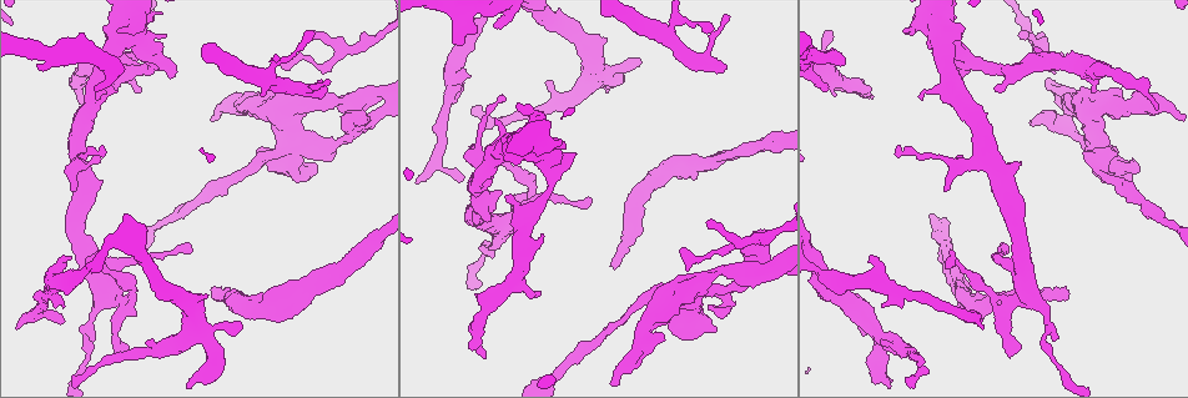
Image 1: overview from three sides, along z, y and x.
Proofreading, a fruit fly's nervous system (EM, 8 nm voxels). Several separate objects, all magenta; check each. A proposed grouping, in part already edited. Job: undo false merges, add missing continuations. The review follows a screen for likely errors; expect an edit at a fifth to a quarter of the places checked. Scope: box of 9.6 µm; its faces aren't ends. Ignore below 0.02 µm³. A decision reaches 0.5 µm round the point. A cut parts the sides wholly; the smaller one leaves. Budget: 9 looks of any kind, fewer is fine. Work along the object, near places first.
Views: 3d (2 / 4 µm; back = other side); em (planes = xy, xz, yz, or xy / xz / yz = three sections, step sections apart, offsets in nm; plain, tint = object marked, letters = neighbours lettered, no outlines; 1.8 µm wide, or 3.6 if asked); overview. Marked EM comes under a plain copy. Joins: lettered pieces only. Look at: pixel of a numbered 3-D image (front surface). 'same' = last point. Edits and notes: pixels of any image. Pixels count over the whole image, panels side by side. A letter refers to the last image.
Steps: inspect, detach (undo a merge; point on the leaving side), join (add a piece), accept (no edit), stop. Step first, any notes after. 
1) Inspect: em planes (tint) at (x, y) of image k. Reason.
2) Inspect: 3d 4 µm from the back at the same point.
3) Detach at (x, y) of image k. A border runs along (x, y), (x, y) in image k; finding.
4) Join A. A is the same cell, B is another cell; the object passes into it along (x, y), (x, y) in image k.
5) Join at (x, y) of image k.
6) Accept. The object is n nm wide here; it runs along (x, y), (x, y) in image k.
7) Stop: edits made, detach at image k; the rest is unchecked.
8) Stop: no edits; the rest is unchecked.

Inspect: em yz step 8 (letters) at (1017, 35) of image 1. Free end.

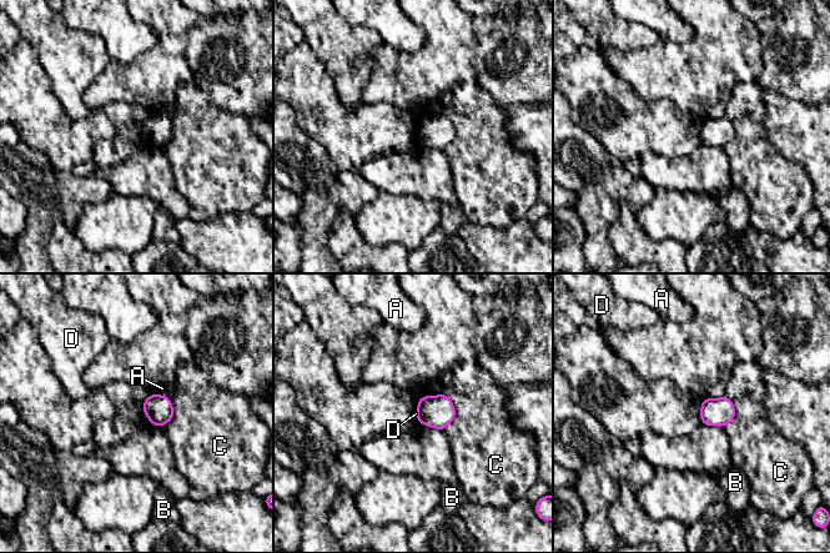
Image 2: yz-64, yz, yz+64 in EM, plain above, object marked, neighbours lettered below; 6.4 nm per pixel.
Accept. A, B, C and D are other cells; a border runs along (150, 393), (142, 411), (152, 425) in image 2; none of them fits.

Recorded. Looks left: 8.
Inspect: em planes (letters) at (871, 97) of image 1. Free end.

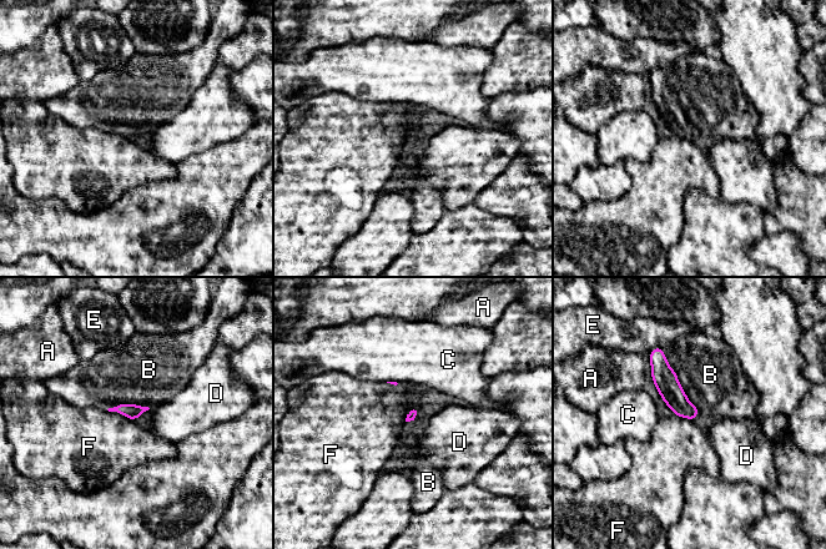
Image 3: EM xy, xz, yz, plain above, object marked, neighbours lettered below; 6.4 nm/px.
Join B. B is the same cell, A, C, D, E and F are other cells; the object passes into it along (665, 379), (684, 392), (710, 374) in image 3; it goes on there.

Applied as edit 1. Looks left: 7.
Inspect: overview.

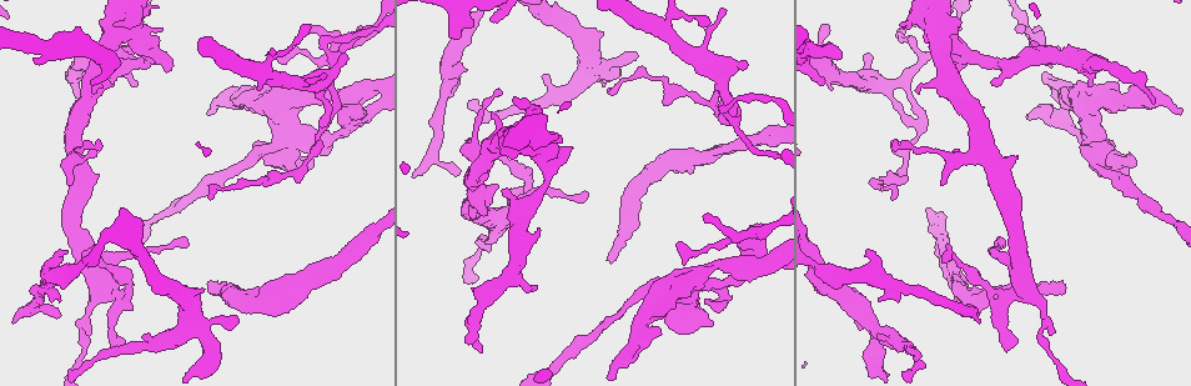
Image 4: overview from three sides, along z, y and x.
Inspect: em 3.6 µm xz step 16 (tint) at (1030, 118) of image 4. An open end.

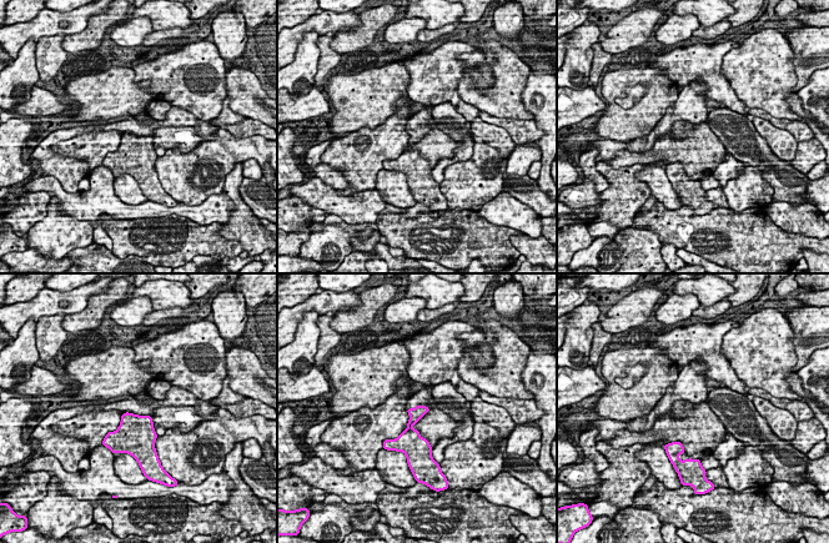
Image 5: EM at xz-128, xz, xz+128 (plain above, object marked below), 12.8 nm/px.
Inspect: em 3.6 µm planes (letters) at the same point.

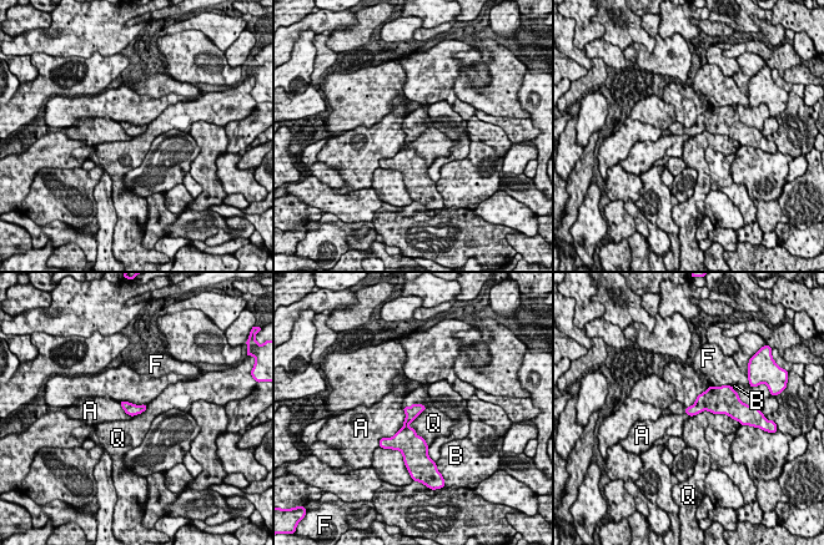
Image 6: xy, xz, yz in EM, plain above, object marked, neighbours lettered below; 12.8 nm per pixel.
Accept. The object is 160 nm wide here; the longest contact is with Q, 480 nm; A, B, F and Q are other cells; none of them fits.

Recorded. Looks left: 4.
Inspect: 3d 4 µm at (1133, 101) of image 4. Branch point.

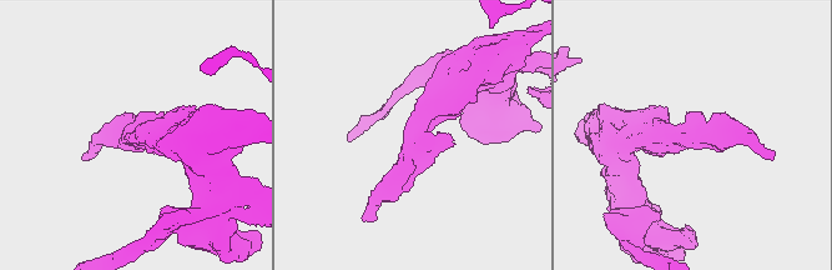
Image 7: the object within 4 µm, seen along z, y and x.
Inspect: em planes (letters) at (135, 132) of image 7.

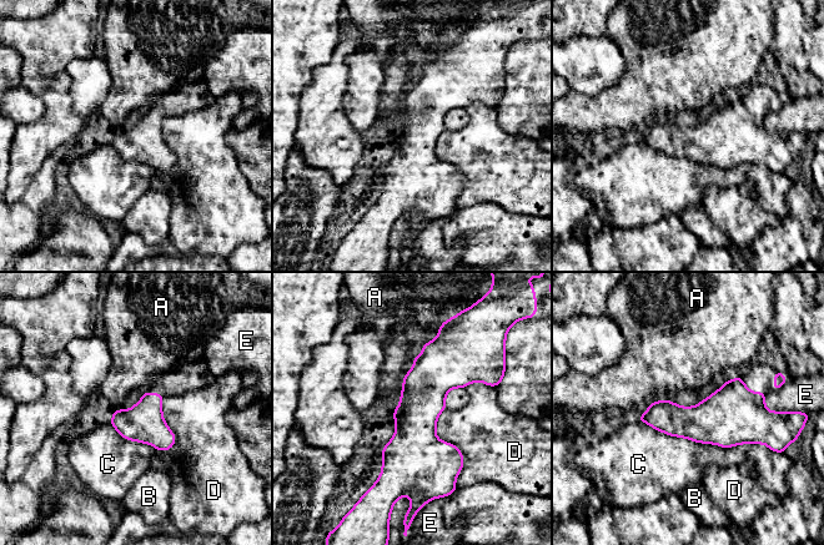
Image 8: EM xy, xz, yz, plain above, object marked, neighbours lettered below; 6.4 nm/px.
Accept. A, B, C, D and E are other cells; a border runs along (402, 387), (400, 395) in image 8; all the same neuron.

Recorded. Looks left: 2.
Stop: edits made, join at image 3; the rest is unchecked.

